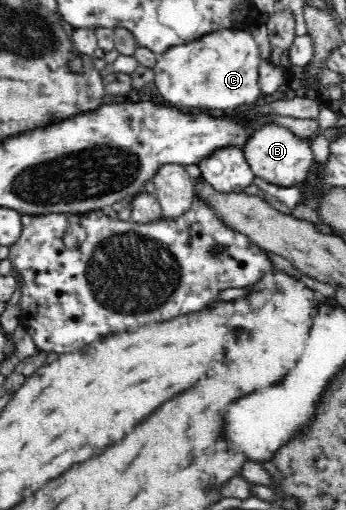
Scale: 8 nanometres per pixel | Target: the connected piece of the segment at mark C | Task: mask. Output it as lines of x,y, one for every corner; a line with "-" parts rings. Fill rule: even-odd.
245,26
221,28
194,42
177,44
161,53
152,70
158,92
174,106
228,110
256,102
262,92
258,86
260,52
256,40

